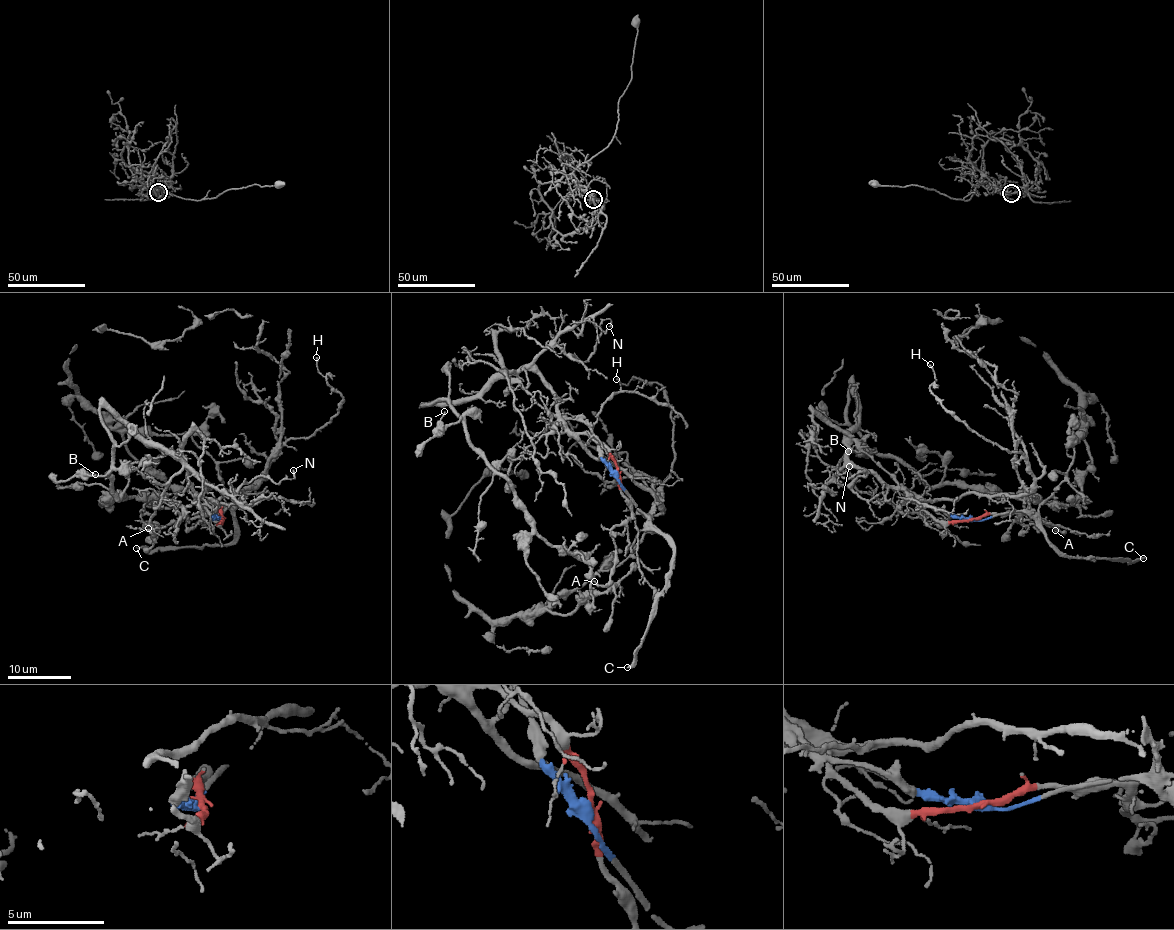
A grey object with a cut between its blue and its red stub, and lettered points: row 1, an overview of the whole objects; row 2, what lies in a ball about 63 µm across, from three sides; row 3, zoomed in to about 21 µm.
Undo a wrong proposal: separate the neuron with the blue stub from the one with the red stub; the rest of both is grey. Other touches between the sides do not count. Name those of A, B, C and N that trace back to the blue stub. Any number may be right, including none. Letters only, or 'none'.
C

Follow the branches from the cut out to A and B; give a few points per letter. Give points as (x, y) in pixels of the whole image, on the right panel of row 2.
A: (970, 520), (1017, 512), (1021, 525), (1050, 522), (1064, 532), (1055, 530)
B: (970, 520), (939, 521), (849, 462), (846, 442), (857, 420), (849, 384), (848, 425), (863, 454), (848, 452)

